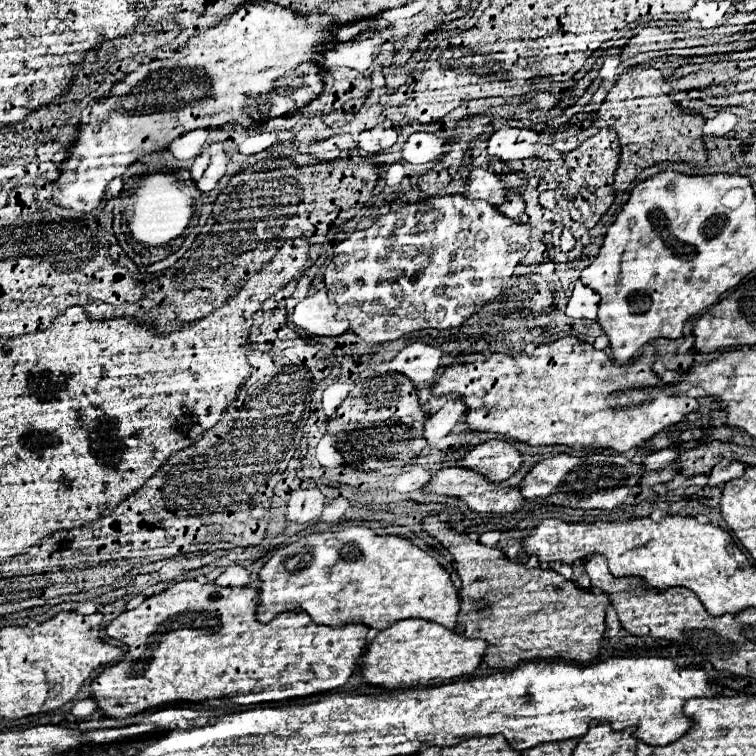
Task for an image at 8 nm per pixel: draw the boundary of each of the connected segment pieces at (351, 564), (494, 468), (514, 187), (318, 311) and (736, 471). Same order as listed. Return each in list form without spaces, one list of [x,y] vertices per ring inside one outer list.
[[[349,526],[339,532],[319,532],[299,538],[297,542],[279,548],[269,562],[259,570],[259,602],[257,620],[267,624],[281,612],[307,612],[317,624],[343,626],[365,624],[375,630],[385,630],[403,618],[421,618],[437,622],[449,630],[457,626],[459,592],[451,582],[449,572],[437,564],[433,556],[413,546],[399,536],[377,536],[365,526]]]
[[[489,440],[475,446],[457,460],[457,466],[471,468],[491,482],[503,482],[521,468],[521,454],[507,440]]]
[[[475,168],[475,170],[471,170],[465,196],[475,198],[475,200],[481,198],[495,206],[495,204],[503,202],[509,192],[519,192],[523,188],[525,188],[525,182],[519,174],[497,176],[485,168]]]
[[[319,290],[295,306],[293,322],[315,336],[339,336],[349,330],[349,324],[337,320],[335,312],[337,304],[327,296],[327,290]]]
[[[721,460],[709,474],[709,486],[721,486],[731,478],[739,478],[745,472],[745,464],[739,460]]]

